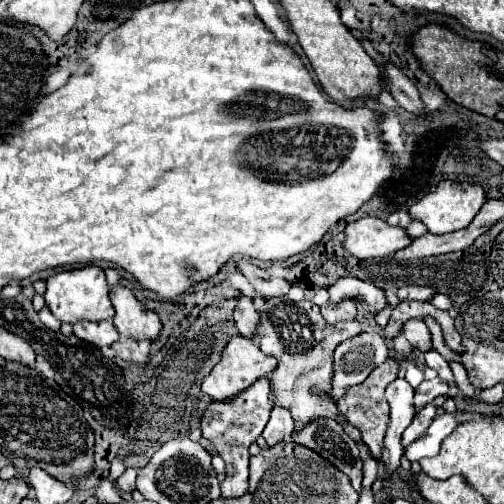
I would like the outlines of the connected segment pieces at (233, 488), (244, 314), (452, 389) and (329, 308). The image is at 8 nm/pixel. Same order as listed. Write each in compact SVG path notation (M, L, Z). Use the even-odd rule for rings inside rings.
M259 379L253 387L245 389L241 395L237 395L231 401L219 403L211 401L207 411L201 417L201 435L209 439L221 459L225 461L225 475L227 479L221 483L221 497L241 497L247 491L247 473L249 473L249 445L255 443L255 439L263 433L269 413L273 409L273 393L269 387L269 379Z
M239 297L239 305L235 309L235 325L243 337L255 339L257 337L257 323L259 323L259 313L253 307L253 301L249 297Z
M430 350L424 354L424 360L428 367L434 369L438 373L438 377L449 385L448 395L446 397L438 397L438 404L436 407L441 407L447 398L455 398L459 394L459 389L454 383L453 372L449 366L449 363L436 351Z
M345 299L341 303L325 303L321 307L321 315L327 323L339 323L339 321L349 321L357 315L355 311L355 301Z

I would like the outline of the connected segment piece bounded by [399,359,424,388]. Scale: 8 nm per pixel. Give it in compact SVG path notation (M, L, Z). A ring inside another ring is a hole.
M401 359L399 363L401 363L401 366L406 370L405 379L409 382L409 384L414 388L416 386L419 386L420 383L424 380L423 371L420 370L417 367L417 365L413 363L413 361L407 361L407 359Z

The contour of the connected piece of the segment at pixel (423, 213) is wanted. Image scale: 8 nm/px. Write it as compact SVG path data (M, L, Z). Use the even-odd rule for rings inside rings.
M441 181L435 193L425 195L421 201L417 201L409 213L411 219L419 219L431 233L435 235L443 235L443 233L453 233L459 229L465 229L473 217L479 213L479 209L483 207L483 203L487 201L487 193L481 185L473 185L473 183L459 183L459 181Z

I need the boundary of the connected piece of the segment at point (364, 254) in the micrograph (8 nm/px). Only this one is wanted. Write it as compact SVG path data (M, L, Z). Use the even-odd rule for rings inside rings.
M363 217L363 219L357 219L355 223L349 223L345 227L345 233L347 233L347 239L343 243L343 247L355 255L357 259L369 259L369 257L387 257L387 255L393 255L395 251L403 249L405 245L409 245L413 239L407 235L407 231L403 227L393 227L389 225L387 221L379 219L379 217Z

